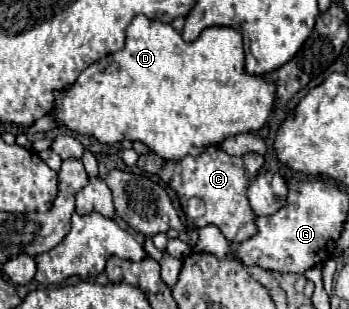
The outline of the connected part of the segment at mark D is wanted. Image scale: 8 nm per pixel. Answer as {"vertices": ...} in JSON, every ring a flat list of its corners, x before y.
{"vertices":[[136,16,130,22,130,26,126,28,126,46,124,46,124,50,108,54,100,62,94,62,92,66,88,66,78,76,78,80,68,88,68,92,62,92,62,94,56,92,56,110,54,110,54,114,56,114,56,120,62,126,66,126,66,128,70,128,70,130,74,130,78,134,94,136,98,142,114,144,114,142,122,142,122,138,140,140,152,152,156,152,160,158,164,158,164,160,180,160,186,154,190,154,190,156,202,154,204,148,214,146,214,144,222,144,230,136,258,132,260,128,268,126,268,122,272,120,274,104,276,104,276,90,272,90,272,82,268,82,264,76,254,76,254,74,246,72,246,66,244,66,244,48,242,48,242,34,238,30,232,30,230,26,212,26,212,28,202,30,202,34,194,42,184,42,182,36,180,36,180,32,176,32,170,24,164,24,160,20,150,20,146,16]]}

